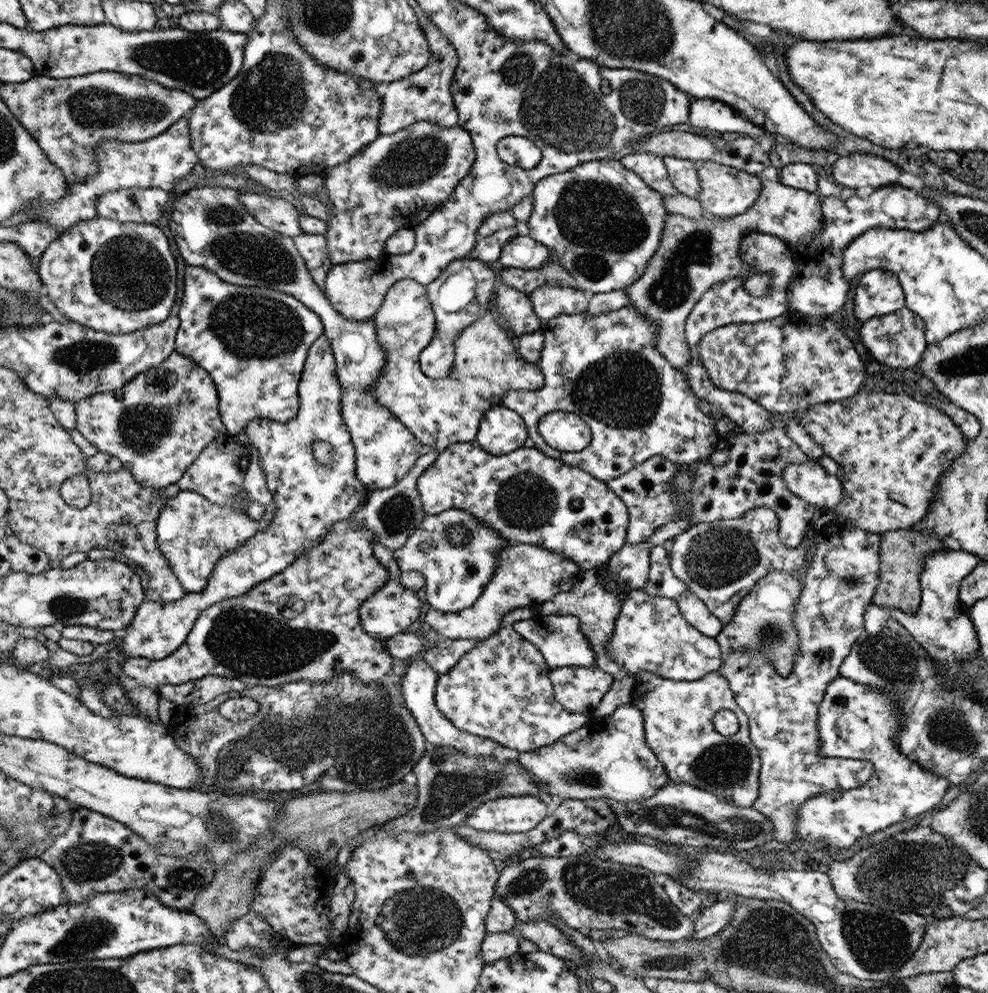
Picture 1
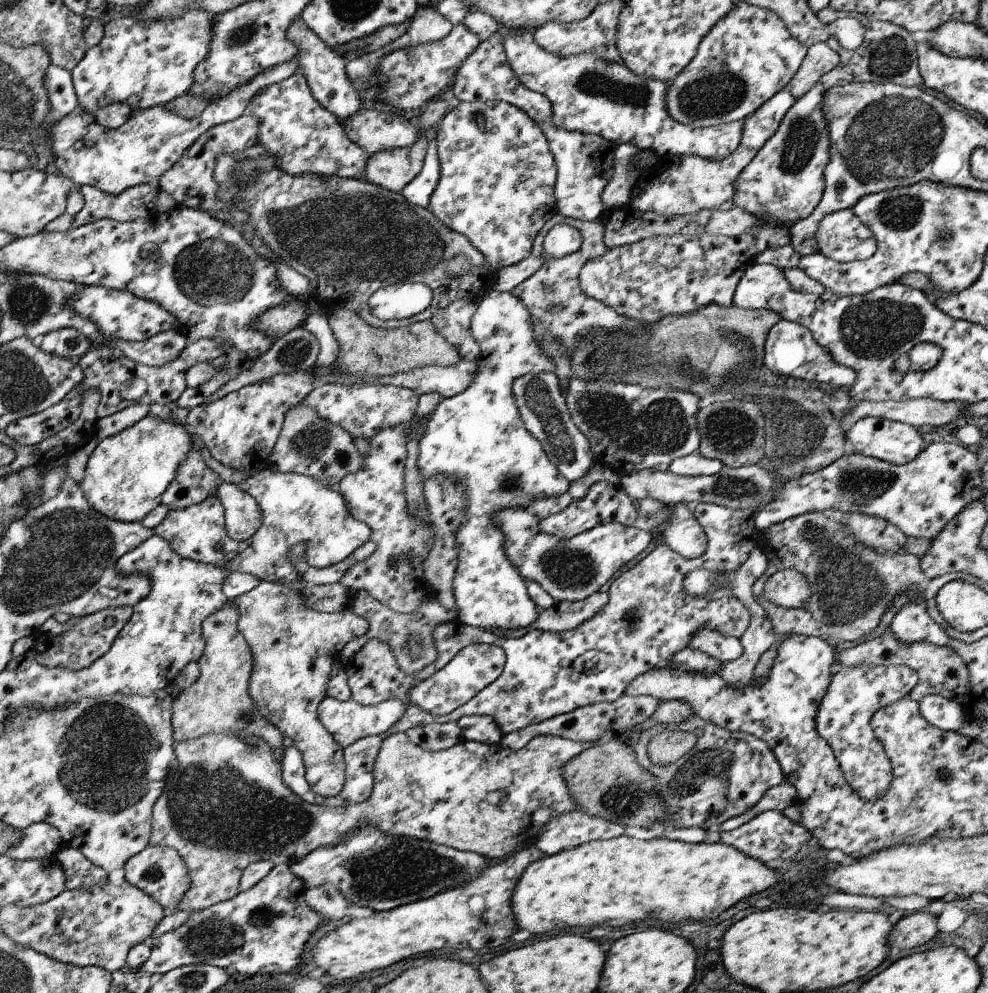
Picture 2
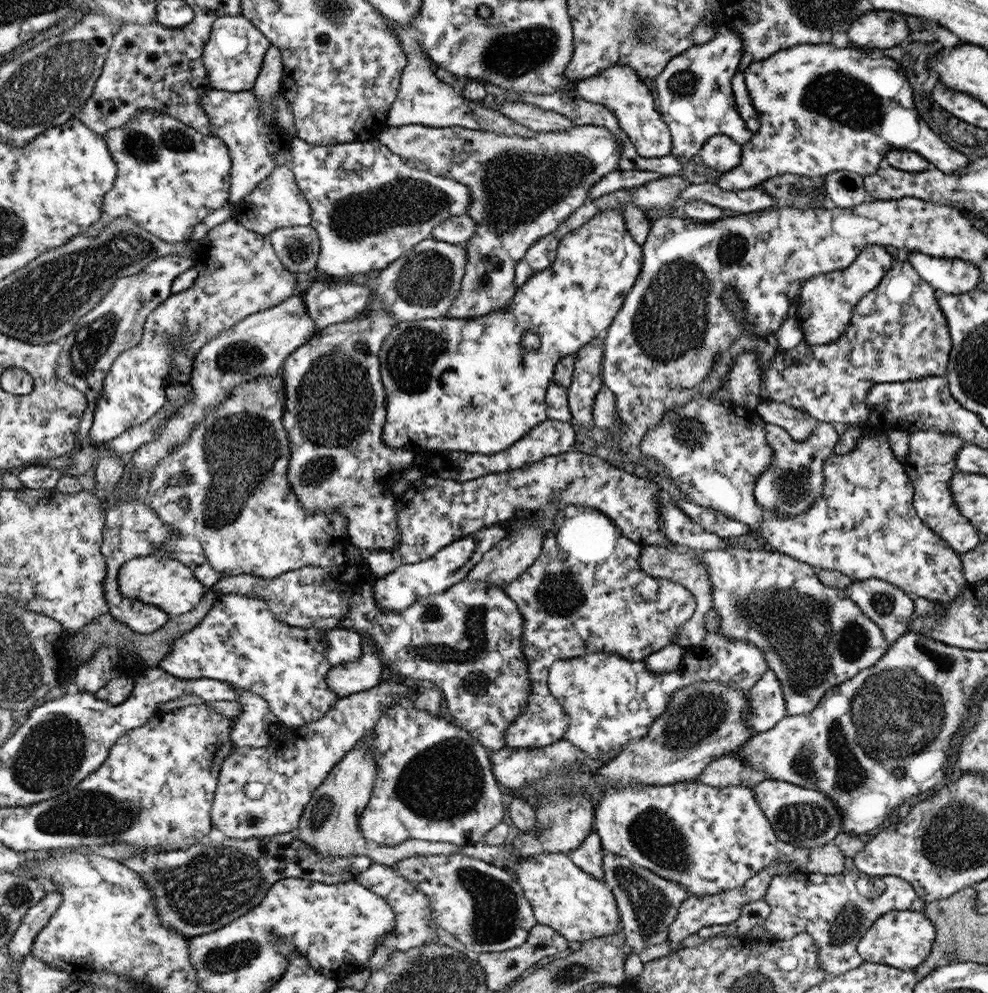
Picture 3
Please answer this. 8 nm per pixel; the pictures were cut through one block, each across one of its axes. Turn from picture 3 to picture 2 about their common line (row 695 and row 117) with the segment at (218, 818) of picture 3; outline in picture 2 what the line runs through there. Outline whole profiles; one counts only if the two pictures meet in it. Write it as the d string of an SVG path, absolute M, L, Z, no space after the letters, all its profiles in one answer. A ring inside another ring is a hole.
M361 108L340 123L347 138L367 154L389 148L405 148L419 138L417 129L403 115L394 112Z

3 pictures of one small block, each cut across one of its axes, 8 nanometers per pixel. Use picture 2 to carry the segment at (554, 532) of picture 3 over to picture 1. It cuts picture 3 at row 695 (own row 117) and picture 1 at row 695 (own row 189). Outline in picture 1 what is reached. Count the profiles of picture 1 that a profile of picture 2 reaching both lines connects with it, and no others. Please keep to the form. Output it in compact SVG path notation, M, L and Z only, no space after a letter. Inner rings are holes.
M562 666L549 669L547 674L552 684L552 692L557 704L570 713L590 716L592 710L599 704L601 697L611 686L611 675L598 671L590 671L586 667Z

